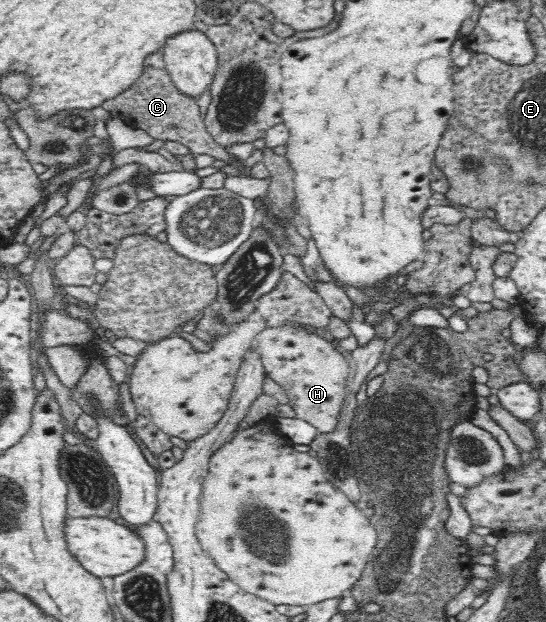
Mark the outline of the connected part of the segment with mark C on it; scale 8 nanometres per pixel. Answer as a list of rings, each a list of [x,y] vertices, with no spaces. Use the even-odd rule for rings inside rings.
[[[155,51],[155,53],[146,55],[145,58],[139,79],[123,93],[111,99],[105,99],[101,103],[103,109],[109,111],[112,117],[143,129],[154,139],[178,141],[195,155],[212,152],[215,159],[227,161],[230,154],[223,149],[223,146],[215,142],[206,130],[206,125],[201,119],[197,98],[177,89],[166,69],[162,52]]]

